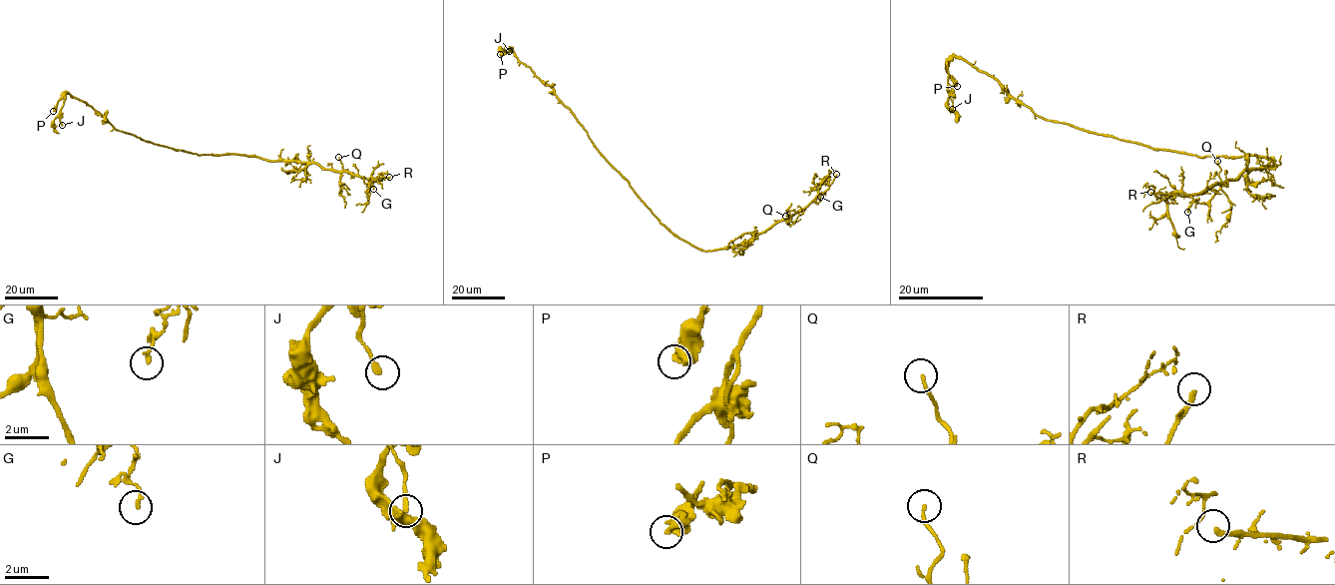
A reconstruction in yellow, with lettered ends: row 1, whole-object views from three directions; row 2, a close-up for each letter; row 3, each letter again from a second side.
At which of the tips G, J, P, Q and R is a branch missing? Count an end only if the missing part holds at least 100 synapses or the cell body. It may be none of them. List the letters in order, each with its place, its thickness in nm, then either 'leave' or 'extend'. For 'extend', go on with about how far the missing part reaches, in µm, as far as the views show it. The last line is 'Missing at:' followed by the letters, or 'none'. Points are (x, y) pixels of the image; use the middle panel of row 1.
G: (820, 197) | 150 nm | leave
J: (509, 51) | 220 nm | leave
P: (500, 54) | 480 nm | leave
Q: (785, 216) | 140 nm | leave
R: (836, 174) | 240 nm | extend | 20 µm
Missing at: R

